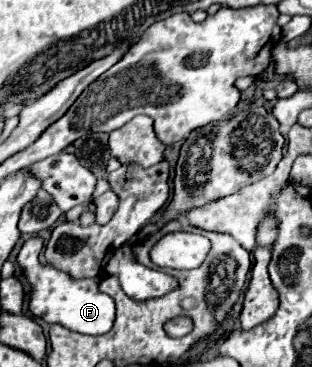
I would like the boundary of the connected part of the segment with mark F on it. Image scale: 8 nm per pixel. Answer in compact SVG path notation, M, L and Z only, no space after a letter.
M32 235L18 253L18 265L30 283L30 311L34 317L42 317L46 323L60 323L66 329L84 335L104 335L114 325L114 301L98 289L98 277L92 279L72 279L50 265L40 265L38 255L44 247L44 239Z

